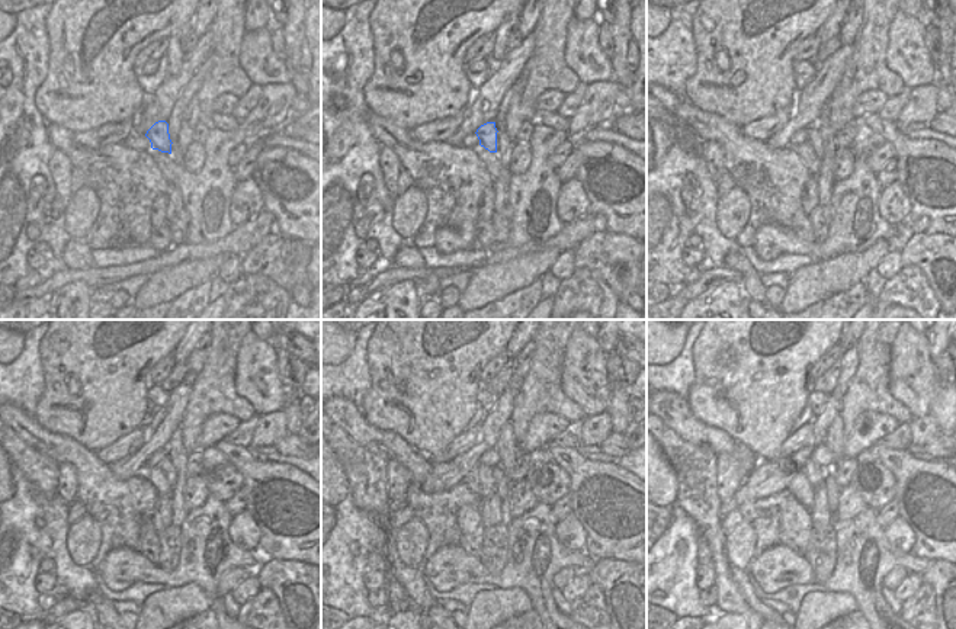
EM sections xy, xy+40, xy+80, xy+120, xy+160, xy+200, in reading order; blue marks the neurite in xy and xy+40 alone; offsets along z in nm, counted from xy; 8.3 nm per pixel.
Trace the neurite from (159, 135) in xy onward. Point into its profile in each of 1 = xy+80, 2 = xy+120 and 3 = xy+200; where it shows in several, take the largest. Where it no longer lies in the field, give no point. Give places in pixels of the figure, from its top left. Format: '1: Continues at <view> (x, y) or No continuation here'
1: Continues at xy+80 (814, 137)
2: Continues at xy+120 (166, 465)
3: Continues at xy+200 (833, 490)

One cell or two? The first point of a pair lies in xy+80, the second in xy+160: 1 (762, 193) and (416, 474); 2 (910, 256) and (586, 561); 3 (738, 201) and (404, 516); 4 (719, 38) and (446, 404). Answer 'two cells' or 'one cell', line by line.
1: one cell
2: two cells
3: two cells
4: one cell

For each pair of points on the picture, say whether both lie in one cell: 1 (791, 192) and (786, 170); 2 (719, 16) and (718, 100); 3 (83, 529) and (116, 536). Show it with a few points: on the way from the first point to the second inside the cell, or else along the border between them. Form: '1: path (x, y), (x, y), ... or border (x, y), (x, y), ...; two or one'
1: path (786, 186), (786, 176); one
2: path (709, 38), (703, 61), (703, 76), (698, 83); one
3: border (86, 513), (100, 530), (100, 546), (89, 565); two

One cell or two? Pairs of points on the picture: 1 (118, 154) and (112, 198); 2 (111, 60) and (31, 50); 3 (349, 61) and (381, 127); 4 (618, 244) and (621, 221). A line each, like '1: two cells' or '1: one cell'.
1: one cell
2: two cells
3: two cells
4: two cells

